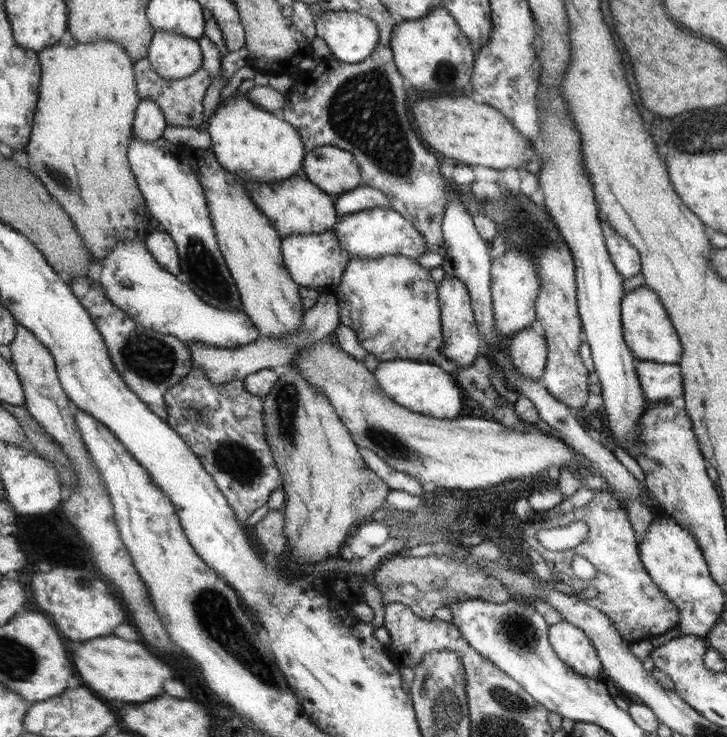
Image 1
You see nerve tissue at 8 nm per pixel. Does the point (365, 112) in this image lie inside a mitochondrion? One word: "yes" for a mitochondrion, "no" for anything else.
yes

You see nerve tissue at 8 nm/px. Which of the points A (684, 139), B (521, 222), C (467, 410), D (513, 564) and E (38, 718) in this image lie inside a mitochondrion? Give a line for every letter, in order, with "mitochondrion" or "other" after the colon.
A: mitochondrion
B: mitochondrion
C: other
D: other
E: other

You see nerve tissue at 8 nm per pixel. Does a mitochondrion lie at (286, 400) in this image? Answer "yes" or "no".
yes

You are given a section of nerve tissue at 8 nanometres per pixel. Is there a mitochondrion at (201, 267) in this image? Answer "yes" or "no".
yes

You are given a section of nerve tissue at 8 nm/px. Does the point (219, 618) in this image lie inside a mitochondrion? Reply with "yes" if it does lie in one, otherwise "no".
yes

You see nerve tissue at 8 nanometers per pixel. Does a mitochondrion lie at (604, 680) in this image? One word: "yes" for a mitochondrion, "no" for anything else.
no

